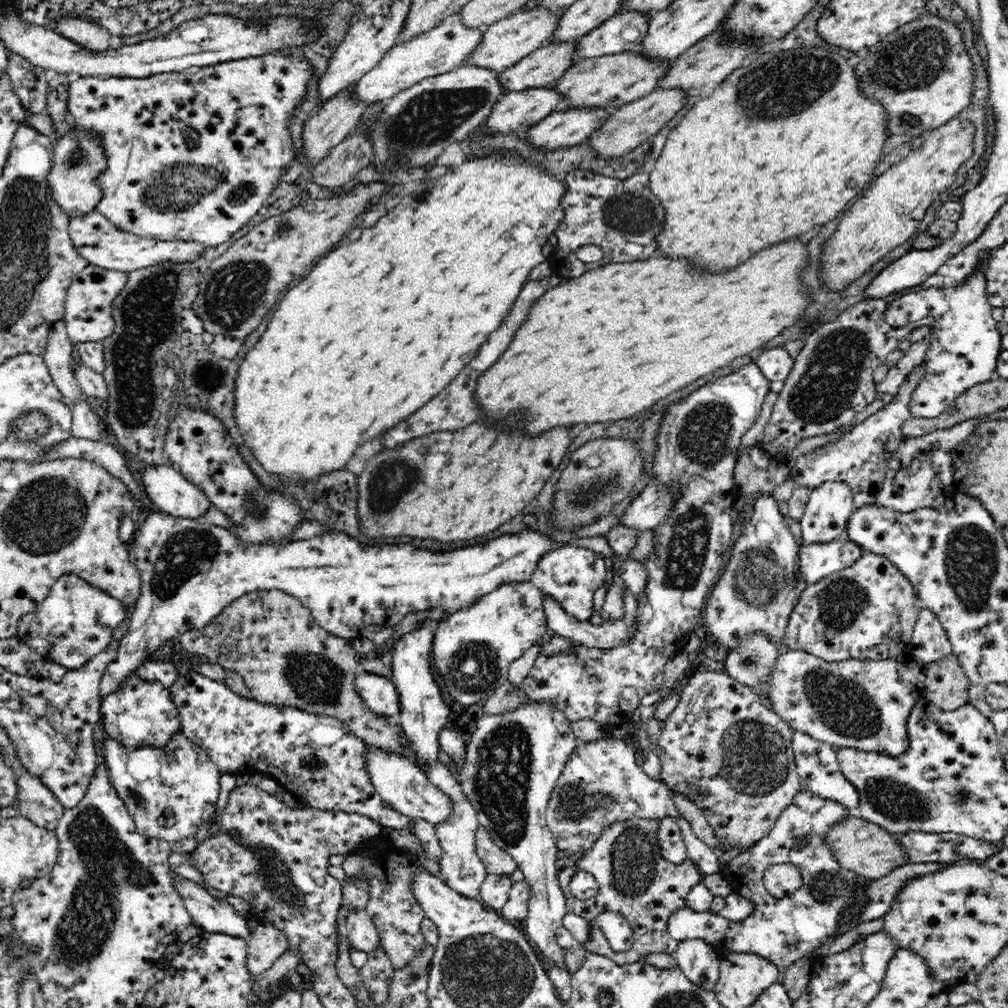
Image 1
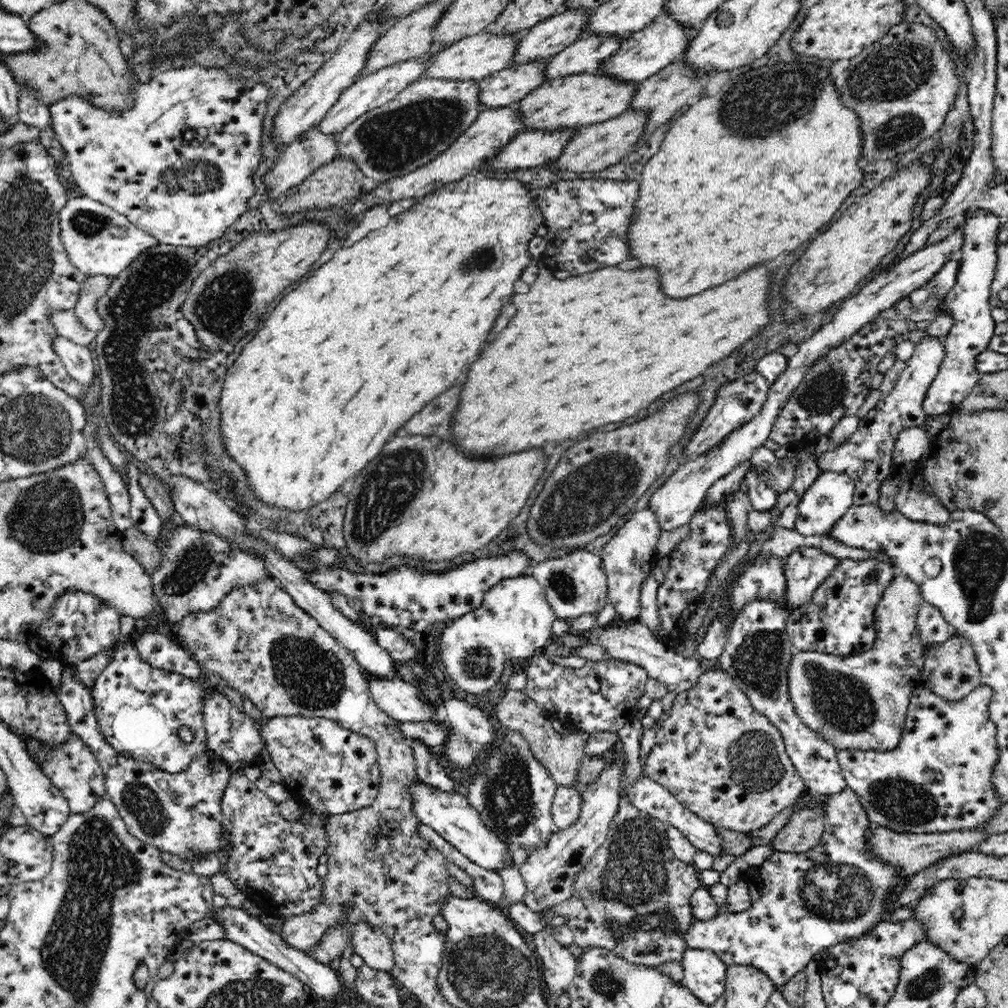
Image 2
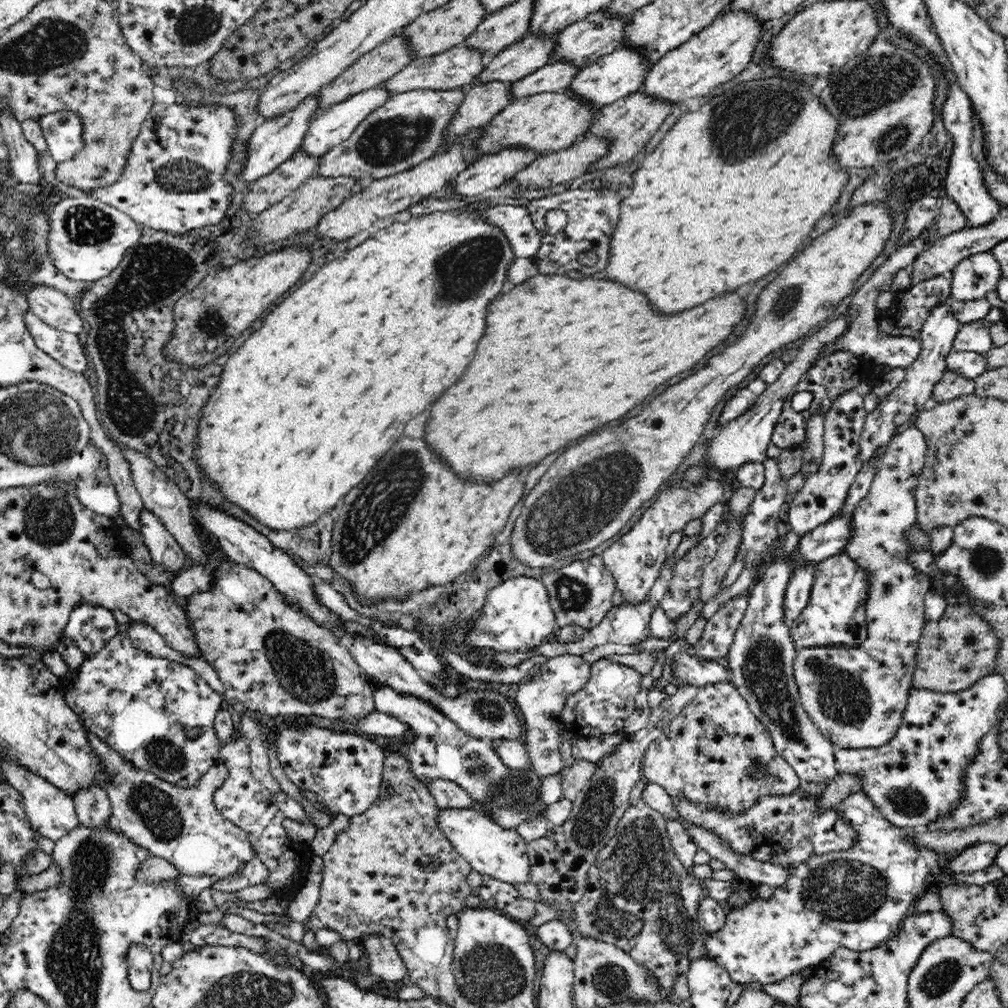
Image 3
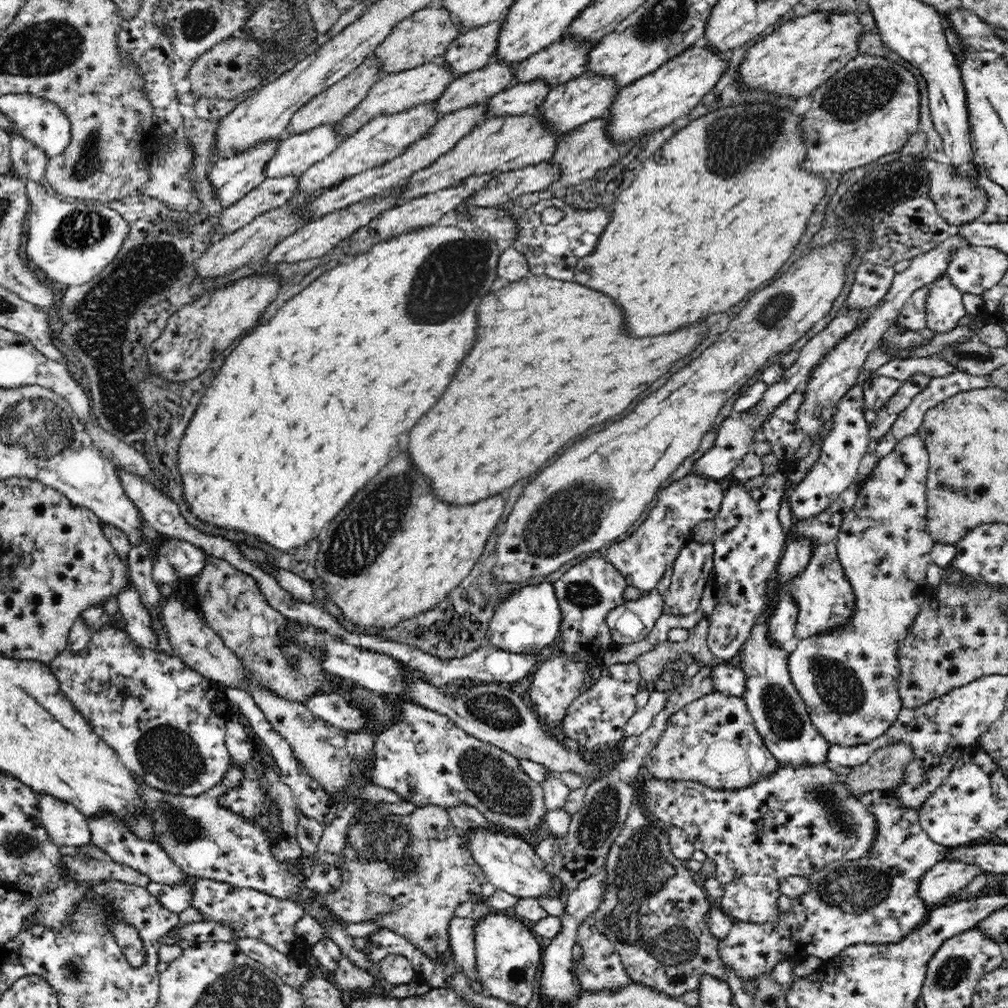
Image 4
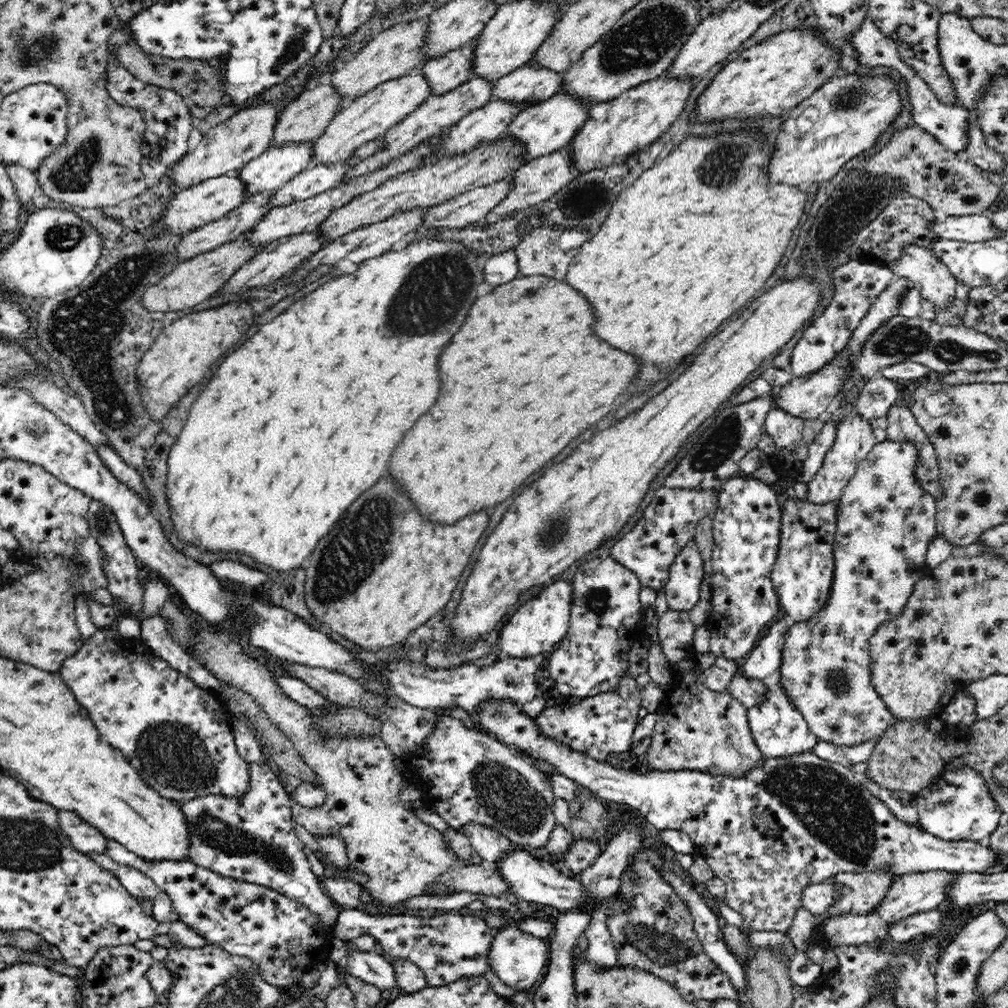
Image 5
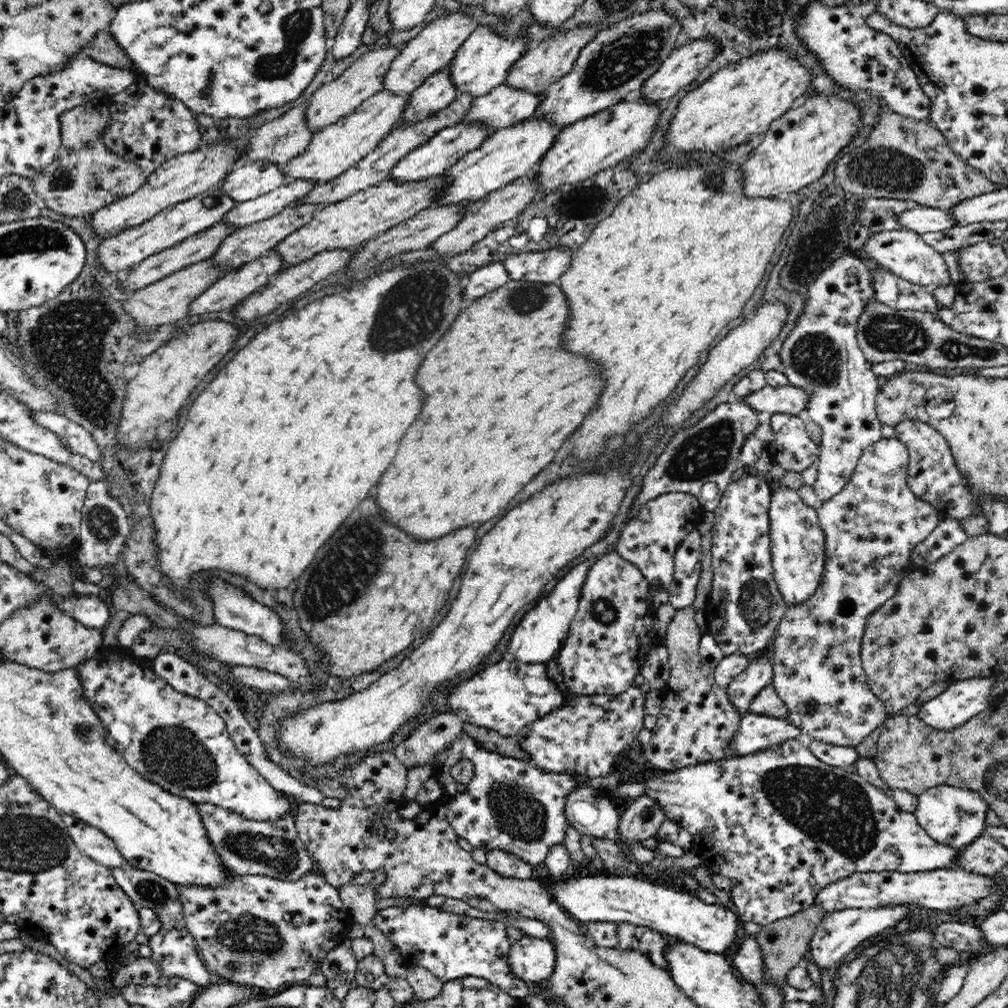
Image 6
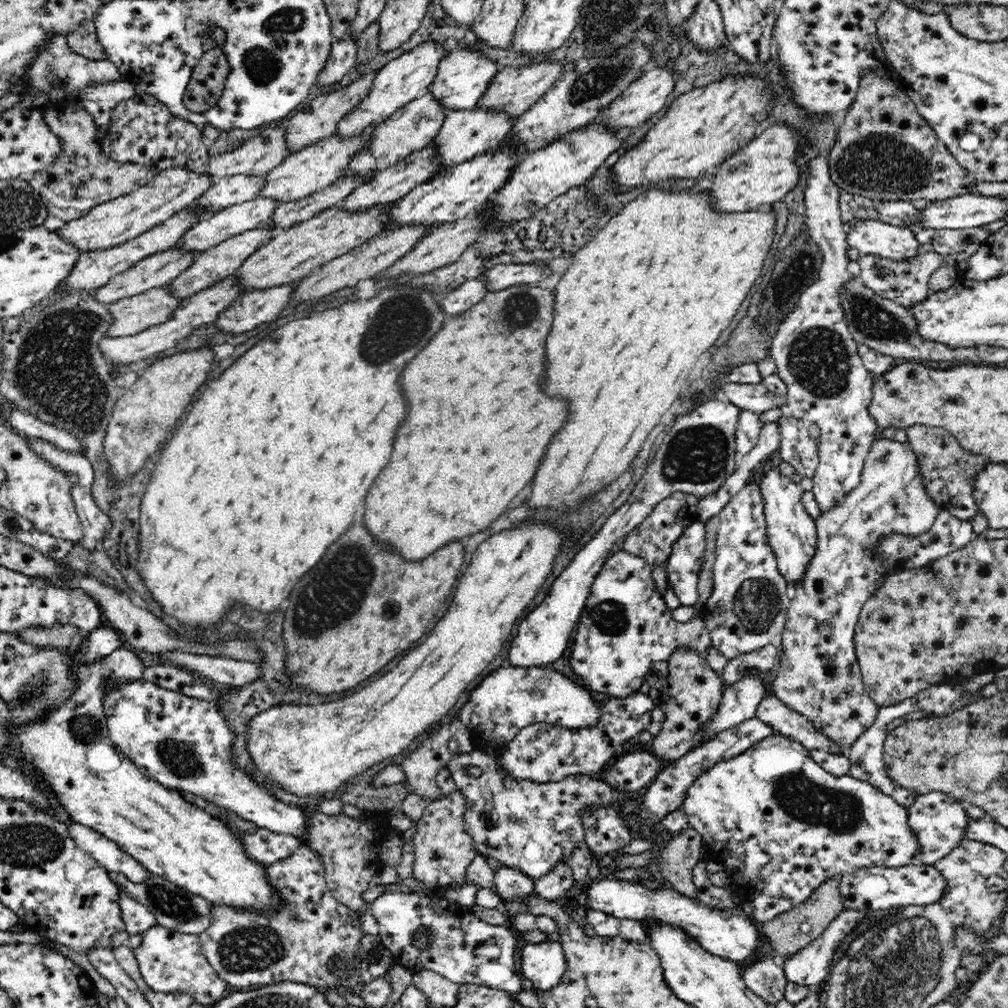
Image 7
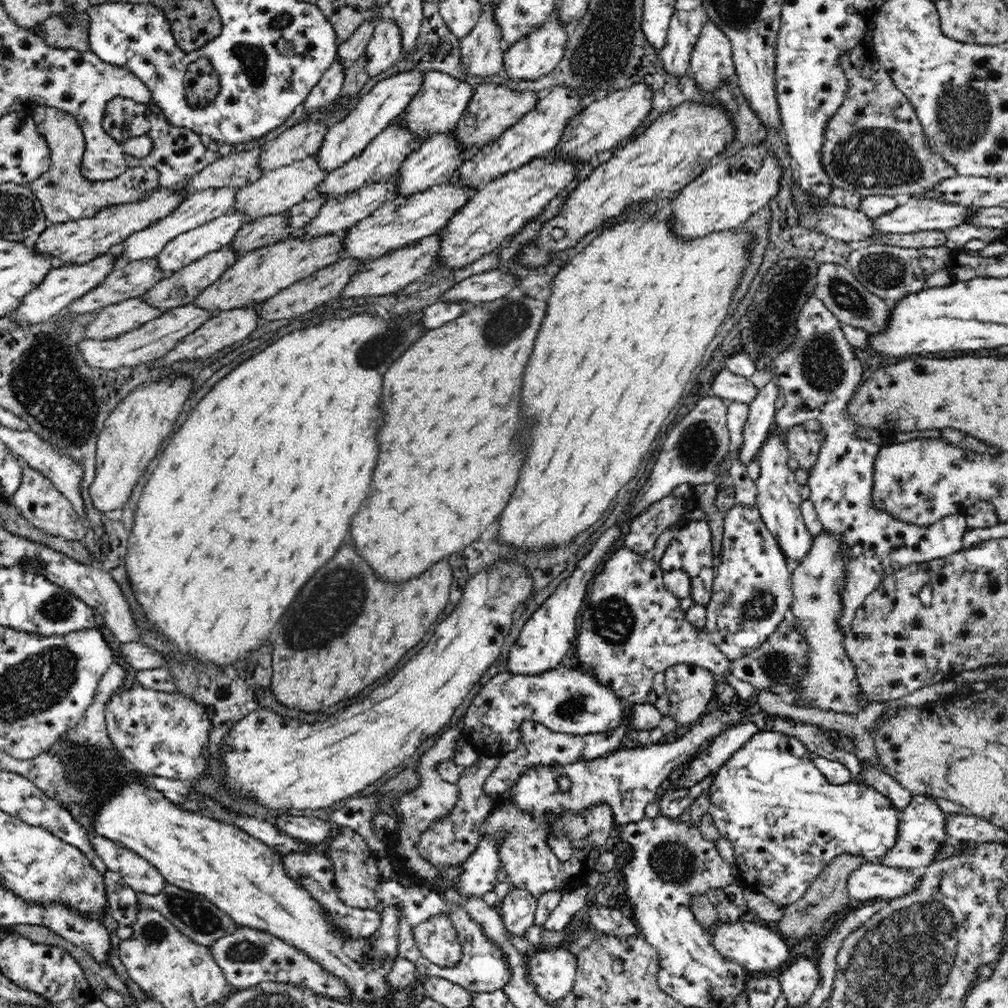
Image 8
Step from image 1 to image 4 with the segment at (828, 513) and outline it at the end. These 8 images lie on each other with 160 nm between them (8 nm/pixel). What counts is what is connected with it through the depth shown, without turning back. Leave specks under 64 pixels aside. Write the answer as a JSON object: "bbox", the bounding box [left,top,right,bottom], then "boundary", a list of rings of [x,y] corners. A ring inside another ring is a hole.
{"bbox":[787,386,870,522],"boundary":[[[852,386],[836,404],[833,425],[821,444],[819,459],[798,484],[787,494],[793,519],[802,522],[824,513],[852,484],[858,476],[860,462],[865,455],[870,441],[870,429],[863,412],[863,387]]]}

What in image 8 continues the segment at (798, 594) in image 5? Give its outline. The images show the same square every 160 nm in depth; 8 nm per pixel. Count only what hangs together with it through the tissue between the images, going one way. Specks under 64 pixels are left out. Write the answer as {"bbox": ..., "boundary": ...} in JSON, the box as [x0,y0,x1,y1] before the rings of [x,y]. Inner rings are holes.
{"bbox":[729,430,823,568],"boundary":[[[771,430],[767,439],[762,443],[757,454],[760,473],[756,480],[752,480],[748,475],[747,465],[741,463],[737,449],[732,450],[729,456],[730,483],[735,490],[735,504],[744,503],[744,505],[755,505],[758,508],[767,530],[778,542],[783,557],[787,559],[790,568],[794,568],[806,559],[814,537],[819,536],[823,527],[813,502],[802,500],[800,485],[794,479],[794,469],[791,467],[788,449],[782,434],[782,430]]]}

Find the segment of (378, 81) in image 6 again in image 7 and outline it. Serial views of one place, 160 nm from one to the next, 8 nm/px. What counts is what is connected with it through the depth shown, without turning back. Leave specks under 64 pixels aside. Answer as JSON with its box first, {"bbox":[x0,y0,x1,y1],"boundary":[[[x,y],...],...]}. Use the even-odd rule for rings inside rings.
{"bbox":[285,71,377,152],"boundary":[[[371,71],[367,76],[361,76],[358,80],[347,85],[346,88],[342,88],[340,92],[320,94],[318,98],[314,98],[310,102],[310,106],[306,110],[302,110],[296,116],[292,116],[288,124],[285,124],[286,139],[288,139],[286,143],[288,143],[290,151],[298,152],[308,143],[318,142],[319,139],[335,134],[338,121],[353,113],[362,104],[362,101],[369,97],[369,90],[373,88],[373,81],[376,77],[377,72]]]}

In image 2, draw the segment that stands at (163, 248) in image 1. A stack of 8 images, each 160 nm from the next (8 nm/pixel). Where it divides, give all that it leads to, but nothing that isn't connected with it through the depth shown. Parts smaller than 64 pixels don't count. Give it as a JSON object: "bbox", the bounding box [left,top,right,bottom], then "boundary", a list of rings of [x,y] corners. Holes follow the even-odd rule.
{"bbox":[61,195,160,276],"boundary":[[[81,195],[68,200],[61,211],[61,241],[70,262],[85,275],[118,276],[130,264],[154,246],[160,246],[157,238],[136,228],[126,217],[114,209]]]}

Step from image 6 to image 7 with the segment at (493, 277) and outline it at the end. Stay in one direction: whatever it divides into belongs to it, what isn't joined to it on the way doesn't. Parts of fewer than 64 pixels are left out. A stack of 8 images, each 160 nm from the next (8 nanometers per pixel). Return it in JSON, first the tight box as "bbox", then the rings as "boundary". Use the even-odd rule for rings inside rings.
{"bbox":[440,274,486,314],"boundary":[[[482,274],[444,294],[442,302],[440,302],[440,308],[444,314],[460,314],[460,312],[464,312],[470,306],[480,302],[486,293],[485,278]]]}

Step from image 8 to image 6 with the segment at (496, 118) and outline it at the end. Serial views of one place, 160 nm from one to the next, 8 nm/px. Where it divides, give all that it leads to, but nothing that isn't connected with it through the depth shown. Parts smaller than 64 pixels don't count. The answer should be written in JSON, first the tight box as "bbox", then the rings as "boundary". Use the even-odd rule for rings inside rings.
{"bbox":[505,28,600,93],"boundary":[[[576,28],[576,30],[560,32],[554,38],[543,40],[538,48],[530,50],[530,52],[526,52],[524,56],[520,57],[520,60],[510,70],[505,82],[514,87],[536,93],[538,91],[547,91],[551,84],[558,82],[558,80],[567,76],[573,70],[582,48],[588,44],[588,40],[592,36],[596,36],[598,31],[600,30],[596,30],[596,28]]]}

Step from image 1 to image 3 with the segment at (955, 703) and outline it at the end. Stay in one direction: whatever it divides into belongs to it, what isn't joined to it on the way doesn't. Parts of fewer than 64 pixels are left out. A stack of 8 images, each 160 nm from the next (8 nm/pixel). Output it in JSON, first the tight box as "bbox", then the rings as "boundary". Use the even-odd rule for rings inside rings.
{"bbox":[913,606,998,693],"boundary":[[[950,606],[935,621],[925,621],[918,641],[917,664],[913,672],[913,689],[938,693],[955,693],[969,689],[972,684],[993,672],[998,652],[997,640],[991,628],[979,620],[966,606]]]}

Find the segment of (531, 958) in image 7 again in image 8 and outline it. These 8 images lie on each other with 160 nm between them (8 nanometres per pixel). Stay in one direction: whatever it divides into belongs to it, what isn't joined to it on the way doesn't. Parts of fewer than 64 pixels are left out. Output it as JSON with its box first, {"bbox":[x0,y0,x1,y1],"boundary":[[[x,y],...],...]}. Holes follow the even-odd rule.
{"bbox":[528,948,577,1004],"boundary":[[[556,948],[552,952],[538,952],[528,962],[528,972],[536,993],[550,1004],[564,998],[574,986],[577,961],[575,954],[567,948]]]}

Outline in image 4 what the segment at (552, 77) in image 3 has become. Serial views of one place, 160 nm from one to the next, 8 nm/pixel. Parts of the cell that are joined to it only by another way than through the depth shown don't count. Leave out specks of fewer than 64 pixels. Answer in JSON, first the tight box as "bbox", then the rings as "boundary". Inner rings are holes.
{"bbox":[484,78,550,119],"boundary":[[[542,78],[513,84],[489,101],[489,113],[485,114],[484,119],[496,115],[534,113],[545,102],[549,90],[550,83]]]}

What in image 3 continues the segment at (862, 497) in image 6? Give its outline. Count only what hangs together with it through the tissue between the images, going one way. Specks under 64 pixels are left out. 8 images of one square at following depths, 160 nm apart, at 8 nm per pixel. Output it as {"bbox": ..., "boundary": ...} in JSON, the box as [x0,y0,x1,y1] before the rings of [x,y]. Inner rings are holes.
{"bbox":[793,425,930,749],"boundary":[[[912,425],[900,430],[890,439],[868,494],[852,511],[855,533],[845,551],[854,563],[868,567],[873,574],[865,610],[867,639],[856,649],[827,645],[800,650],[793,664],[793,675],[806,714],[814,721],[818,730],[830,739],[834,748],[865,749],[884,746],[895,737],[902,724],[903,712],[913,688],[917,644],[925,625],[924,597],[930,591],[926,574],[922,574],[908,562],[907,546],[902,534],[917,525],[914,488],[918,482],[918,474],[922,474],[922,466],[925,465],[927,448],[926,437],[918,427]]]}

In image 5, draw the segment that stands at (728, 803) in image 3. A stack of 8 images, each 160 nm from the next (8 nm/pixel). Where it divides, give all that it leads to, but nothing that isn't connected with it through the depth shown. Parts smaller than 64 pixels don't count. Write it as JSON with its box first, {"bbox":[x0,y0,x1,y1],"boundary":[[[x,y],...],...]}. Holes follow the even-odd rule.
{"bbox":[642,610,765,777],"boundary":[[[668,610],[659,616],[656,626],[658,641],[675,673],[660,708],[655,710],[655,727],[642,760],[646,769],[700,770],[714,776],[741,777],[750,769],[764,765],[765,755],[751,734],[748,709],[730,691],[716,692],[706,688],[699,674],[690,671],[695,664],[692,634],[697,626],[690,619],[689,612]]]}

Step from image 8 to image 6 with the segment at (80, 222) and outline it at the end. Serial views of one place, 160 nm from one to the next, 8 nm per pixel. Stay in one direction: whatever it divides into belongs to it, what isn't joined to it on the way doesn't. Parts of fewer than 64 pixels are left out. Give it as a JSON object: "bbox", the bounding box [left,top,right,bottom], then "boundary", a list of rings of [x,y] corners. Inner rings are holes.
{"bbox":[90,144,240,240],"boundary":[[[216,144],[208,146],[206,150],[194,150],[186,154],[179,154],[167,160],[152,175],[147,177],[147,182],[141,189],[136,190],[128,197],[114,201],[106,208],[98,209],[96,213],[91,213],[90,218],[94,222],[94,227],[98,233],[104,235],[104,240],[114,233],[110,230],[124,232],[139,223],[146,222],[152,215],[170,206],[172,203],[182,202],[191,196],[200,194],[202,191],[221,186],[228,176],[228,170],[232,164],[238,160],[240,148],[232,148],[230,144]]]}

